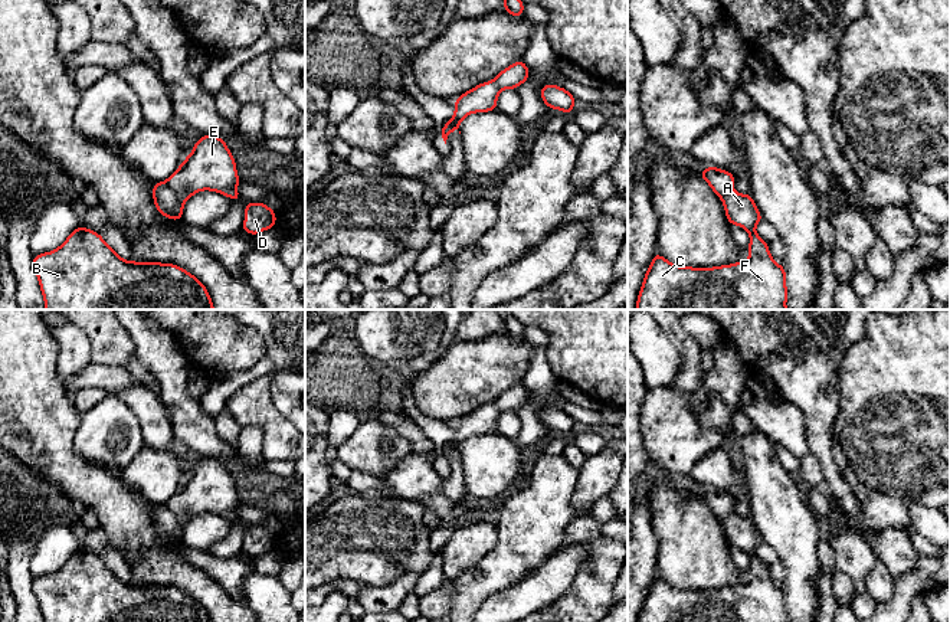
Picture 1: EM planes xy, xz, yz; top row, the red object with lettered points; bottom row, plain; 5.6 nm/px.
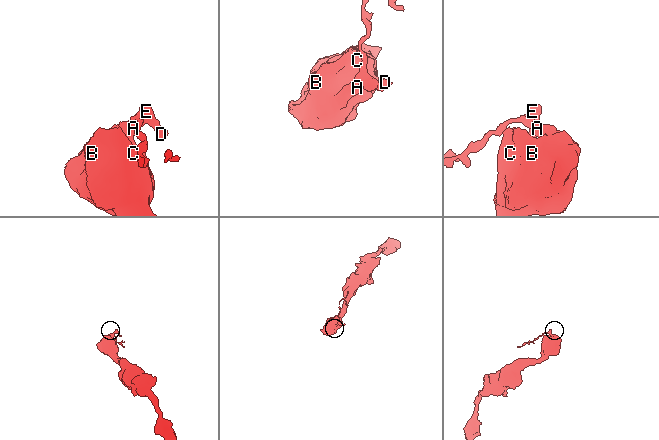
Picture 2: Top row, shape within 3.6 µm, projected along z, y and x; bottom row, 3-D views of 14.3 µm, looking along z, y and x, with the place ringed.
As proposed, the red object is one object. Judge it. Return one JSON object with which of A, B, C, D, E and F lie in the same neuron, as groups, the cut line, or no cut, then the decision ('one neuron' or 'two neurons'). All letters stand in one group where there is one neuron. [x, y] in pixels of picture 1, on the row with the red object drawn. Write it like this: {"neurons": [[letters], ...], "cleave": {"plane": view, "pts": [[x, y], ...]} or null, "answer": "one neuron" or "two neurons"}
{"neurons": [["A", "B", "C", "F"], ["D", "E"]], "cleave": {"plane": "xy", "pts": [[164, 182], [183, 203]]}, "answer": "two neurons"}

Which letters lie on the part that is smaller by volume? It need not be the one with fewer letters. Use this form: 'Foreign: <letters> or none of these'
Foreign: D, E

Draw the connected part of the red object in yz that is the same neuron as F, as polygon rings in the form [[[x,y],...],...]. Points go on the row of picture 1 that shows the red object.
[[[730,190],[723,197],[730,225],[738,225],[750,235],[750,256],[744,262],[714,268],[677,266],[655,252],[643,278],[635,310],[787,310],[786,271],[773,261],[767,242],[754,230],[761,215],[751,194]]]

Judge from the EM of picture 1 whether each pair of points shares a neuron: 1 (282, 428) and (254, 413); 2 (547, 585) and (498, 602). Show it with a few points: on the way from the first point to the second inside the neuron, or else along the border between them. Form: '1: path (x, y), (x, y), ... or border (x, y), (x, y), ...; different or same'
1: path (275, 426), (261, 413); same
2: path (536, 589), (517, 602), (510, 602); same

